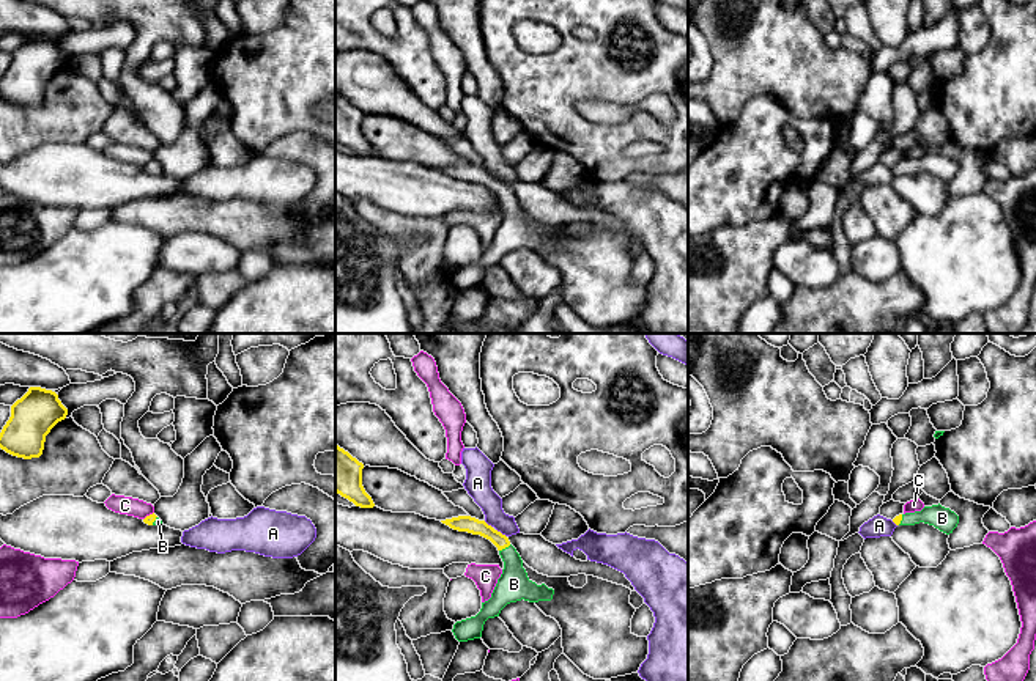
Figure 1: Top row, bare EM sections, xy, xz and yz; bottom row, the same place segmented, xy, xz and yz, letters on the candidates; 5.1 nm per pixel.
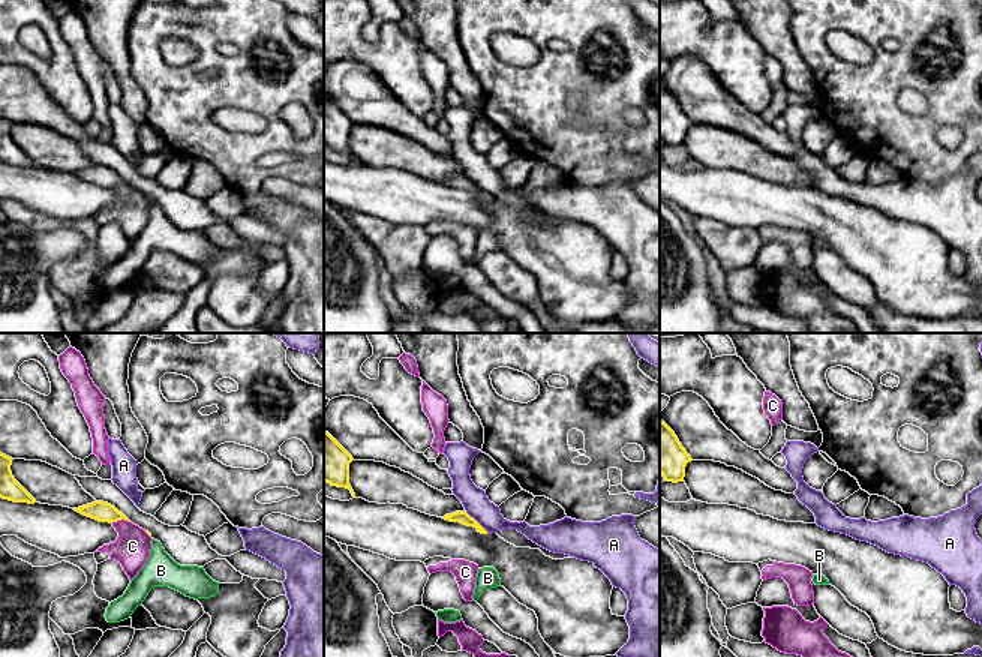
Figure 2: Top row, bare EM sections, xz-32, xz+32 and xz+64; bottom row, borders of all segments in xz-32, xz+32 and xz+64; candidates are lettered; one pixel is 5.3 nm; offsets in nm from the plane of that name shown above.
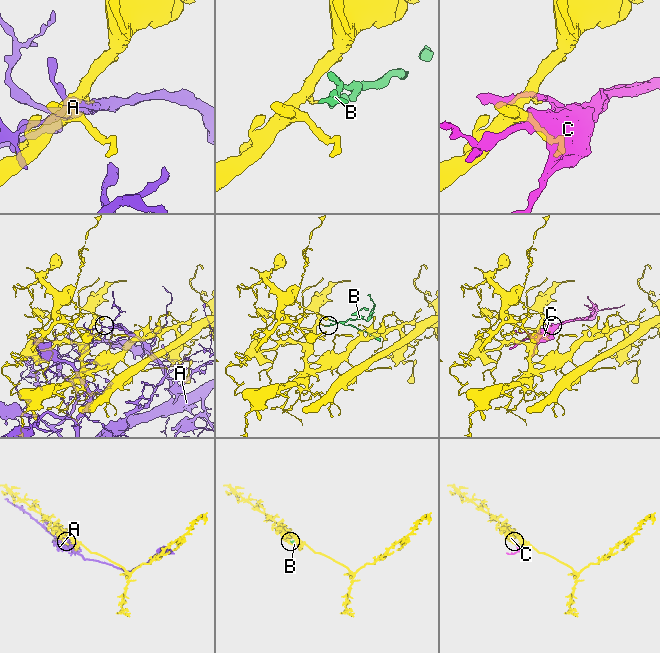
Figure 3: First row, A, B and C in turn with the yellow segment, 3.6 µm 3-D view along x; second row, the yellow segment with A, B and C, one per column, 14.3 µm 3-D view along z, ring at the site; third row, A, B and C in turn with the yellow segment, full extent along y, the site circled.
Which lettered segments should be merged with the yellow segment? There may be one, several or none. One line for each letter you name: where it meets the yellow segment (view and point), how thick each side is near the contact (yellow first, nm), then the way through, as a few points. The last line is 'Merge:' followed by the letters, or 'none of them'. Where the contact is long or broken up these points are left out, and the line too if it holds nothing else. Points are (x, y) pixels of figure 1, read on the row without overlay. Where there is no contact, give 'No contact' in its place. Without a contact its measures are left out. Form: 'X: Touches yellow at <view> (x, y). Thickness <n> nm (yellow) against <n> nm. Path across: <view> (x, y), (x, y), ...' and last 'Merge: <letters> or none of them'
B: Touches yellow at xz (504, 195). Thickness 80 nm (yellow) against 160 nm. Path across: xz (468, 172), (487, 178), (504, 195), (512, 208), (514, 231)
Merge: B

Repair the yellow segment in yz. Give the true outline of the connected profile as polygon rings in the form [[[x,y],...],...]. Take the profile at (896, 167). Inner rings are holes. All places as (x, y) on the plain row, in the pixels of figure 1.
[[[938,151],[924,154],[921,159],[899,162],[893,167],[893,170],[896,173],[915,173],[924,170],[949,182],[957,175],[959,164]]]

